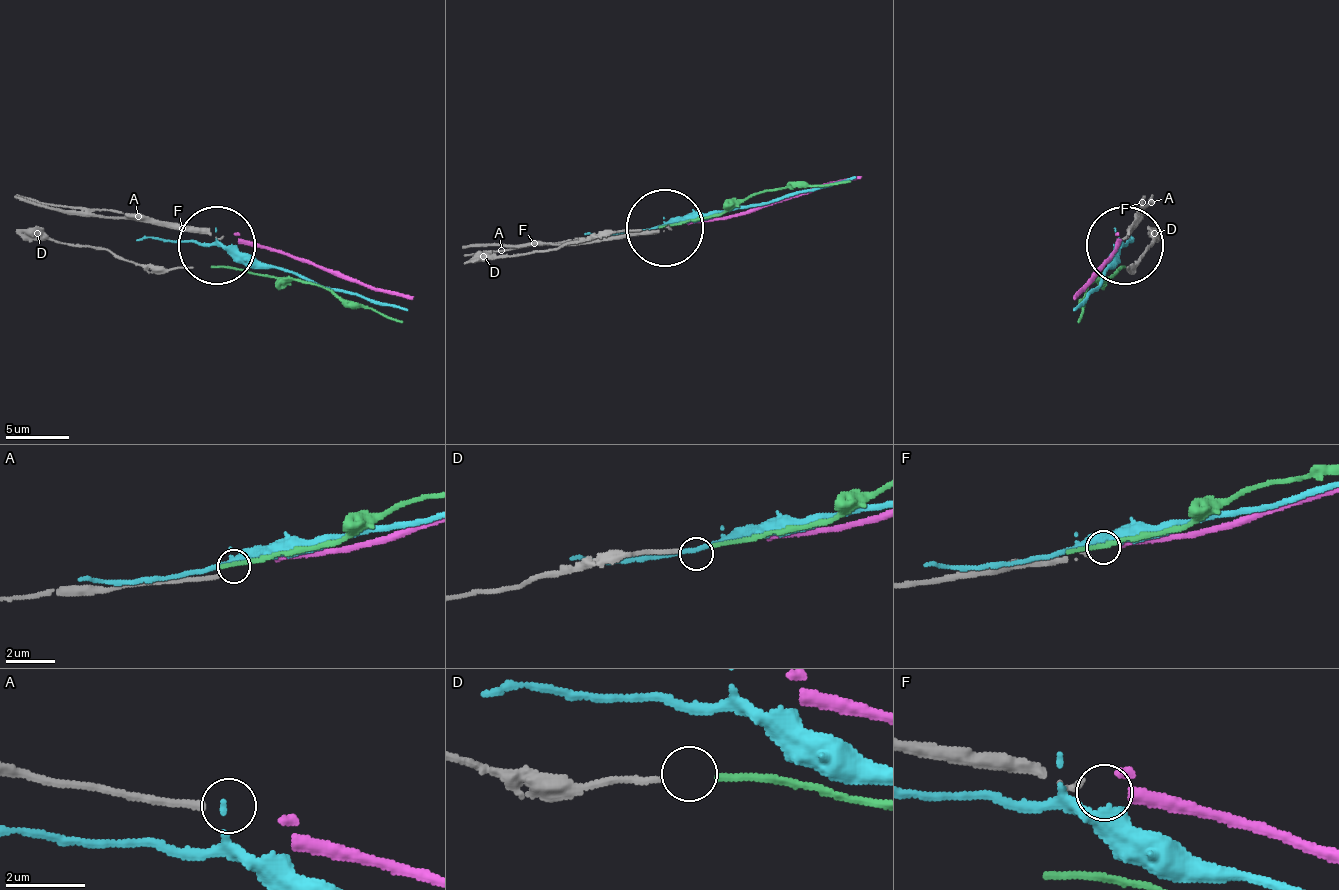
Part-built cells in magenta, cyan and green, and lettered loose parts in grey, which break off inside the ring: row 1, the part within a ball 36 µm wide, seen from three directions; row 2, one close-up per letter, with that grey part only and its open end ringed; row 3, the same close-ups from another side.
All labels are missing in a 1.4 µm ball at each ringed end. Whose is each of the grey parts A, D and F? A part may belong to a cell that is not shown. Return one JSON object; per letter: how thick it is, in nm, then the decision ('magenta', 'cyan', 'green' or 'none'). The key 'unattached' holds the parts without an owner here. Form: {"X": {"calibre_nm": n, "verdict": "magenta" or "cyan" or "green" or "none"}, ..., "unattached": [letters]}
{"A": {"calibre_nm": 190, "verdict": "none"}, "D": {"calibre_nm": 170, "verdict": "green"}, "F": {"calibre_nm": 130, "verdict": "magenta"}, "unattached": ["A"]}

